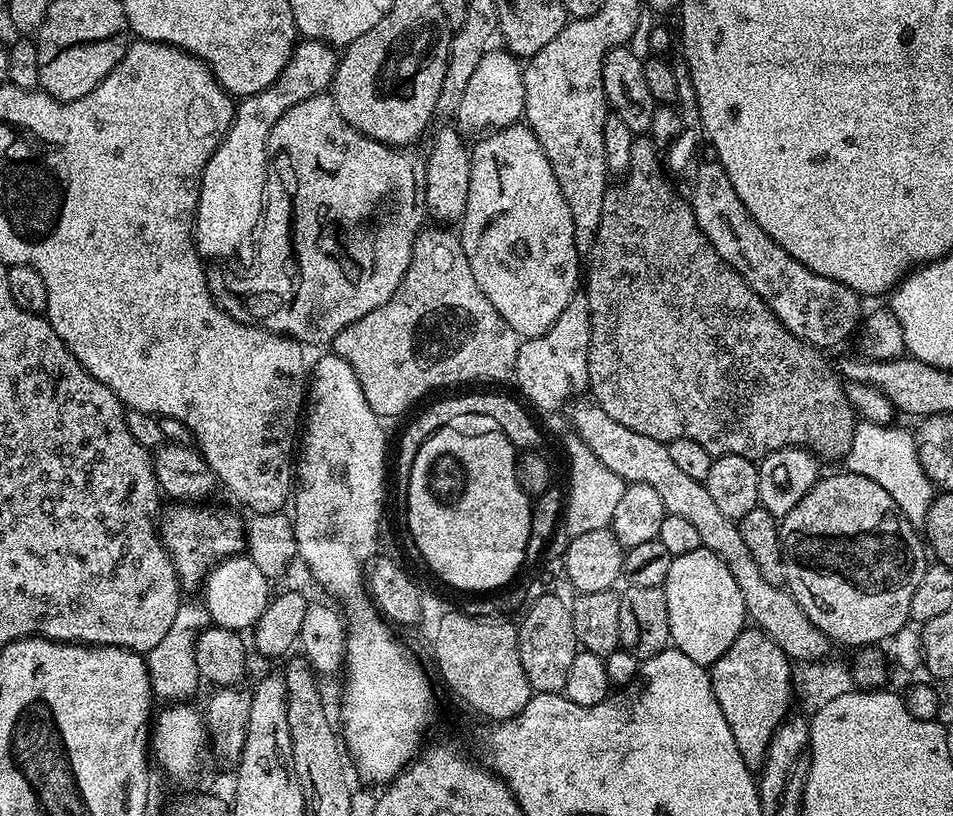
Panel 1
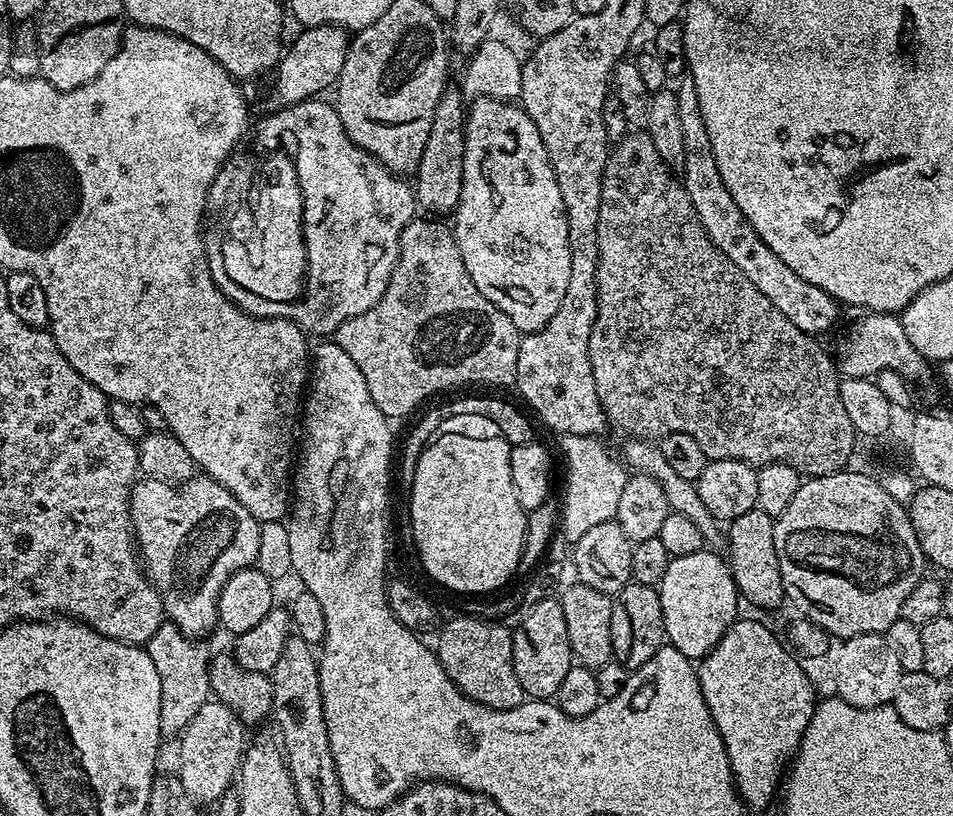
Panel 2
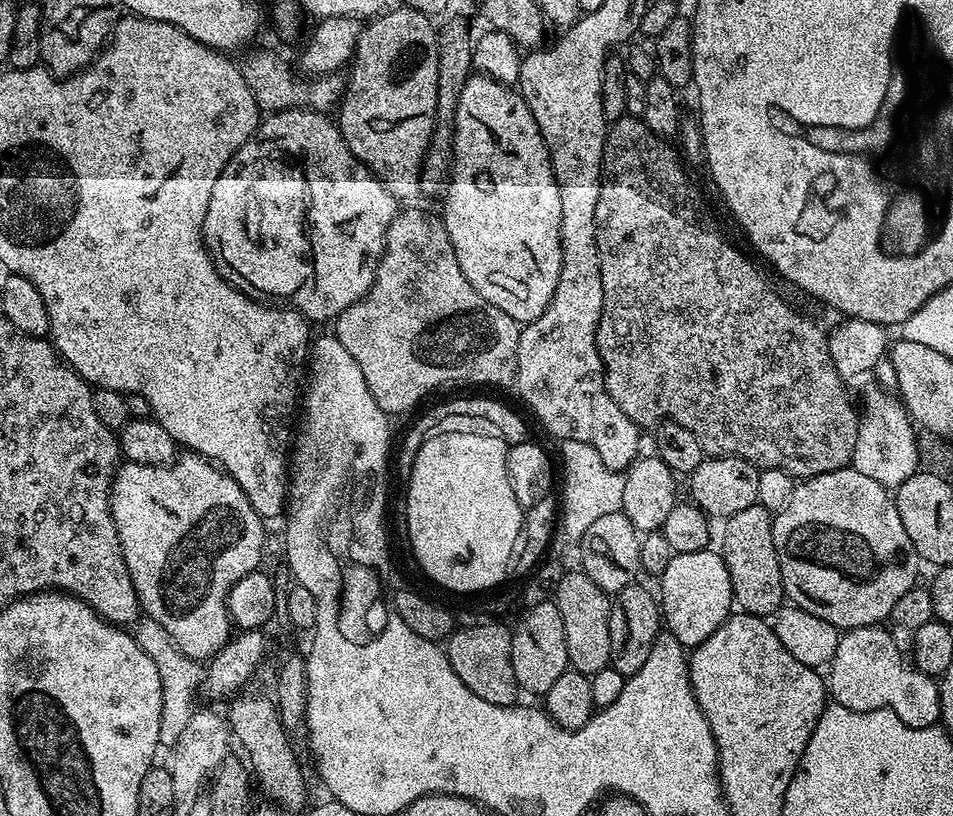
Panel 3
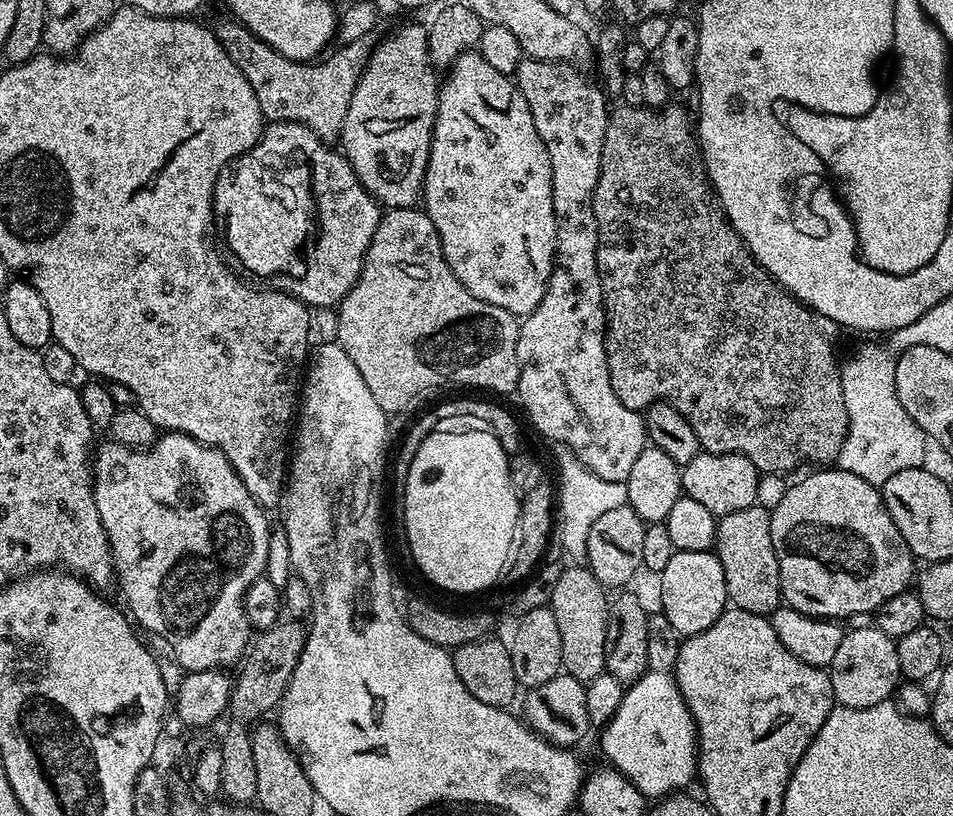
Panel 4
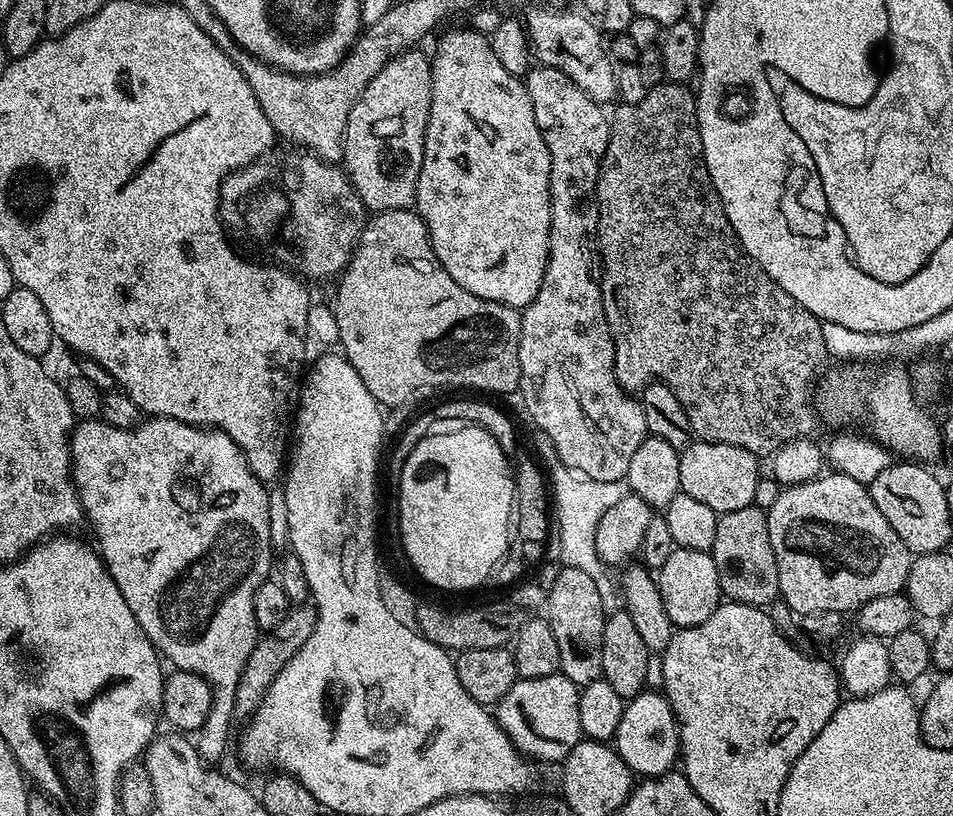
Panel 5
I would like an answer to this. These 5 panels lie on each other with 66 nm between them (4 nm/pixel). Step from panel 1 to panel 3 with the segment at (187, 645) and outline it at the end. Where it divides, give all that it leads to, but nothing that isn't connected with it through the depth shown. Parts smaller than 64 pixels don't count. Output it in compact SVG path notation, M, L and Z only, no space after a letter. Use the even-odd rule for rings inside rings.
M148 617L141 619L135 625L134 635L142 650L145 650L154 662L154 666L158 667L158 676L162 680L162 719L159 723L159 742L161 747L172 748L196 711L194 700L196 692L198 696L199 688L203 683L203 667L199 661L182 654L168 638L166 630L153 619Z

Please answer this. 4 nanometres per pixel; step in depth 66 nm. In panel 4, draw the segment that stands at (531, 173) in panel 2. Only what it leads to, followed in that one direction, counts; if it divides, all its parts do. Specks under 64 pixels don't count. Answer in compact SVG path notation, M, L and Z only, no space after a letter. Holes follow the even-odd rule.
M478 50L461 52L439 85L422 208L430 222L434 222L434 230L438 230L442 254L450 270L454 270L458 282L474 298L502 306L517 318L529 316L542 302L556 262L550 158L515 79L494 70Z

